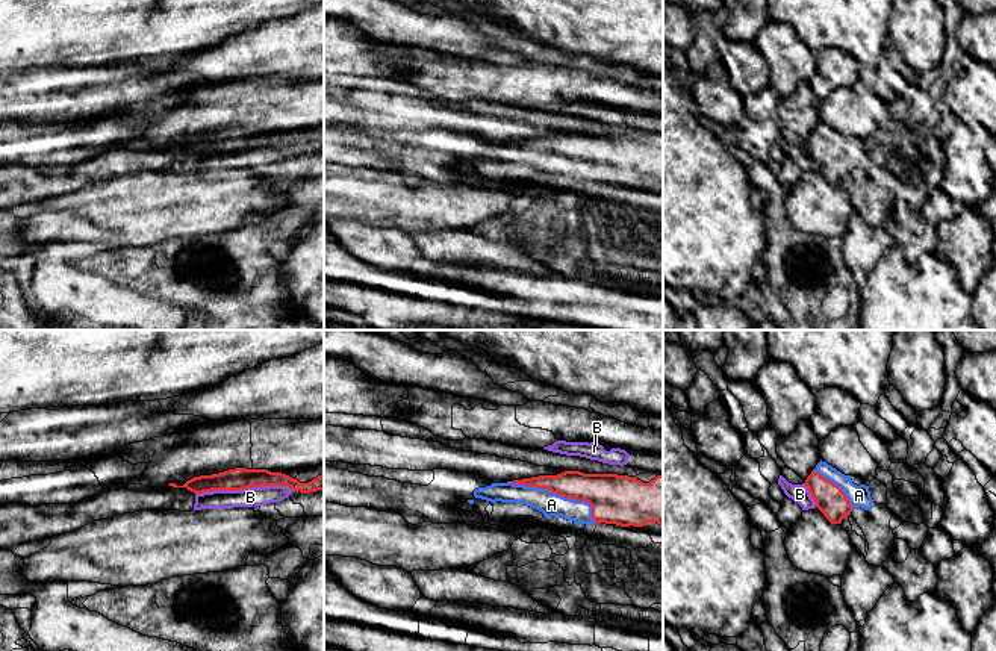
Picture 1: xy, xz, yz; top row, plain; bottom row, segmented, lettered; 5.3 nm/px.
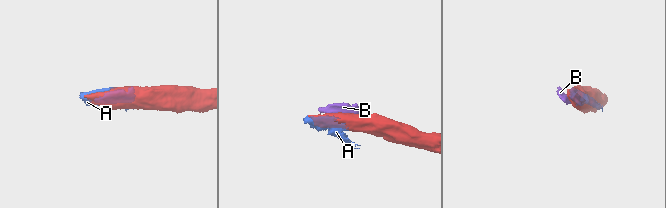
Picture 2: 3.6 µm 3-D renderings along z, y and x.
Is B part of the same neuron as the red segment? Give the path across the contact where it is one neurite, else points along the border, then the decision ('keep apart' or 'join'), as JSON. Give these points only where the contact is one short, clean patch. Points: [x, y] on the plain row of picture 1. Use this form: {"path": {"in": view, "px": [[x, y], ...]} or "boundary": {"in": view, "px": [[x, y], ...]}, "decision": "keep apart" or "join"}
{"boundary": {"in": "xy", "px": [[292, 150], [286, 147], [248, 147], [196, 155]]}, "decision": "keep apart"}

